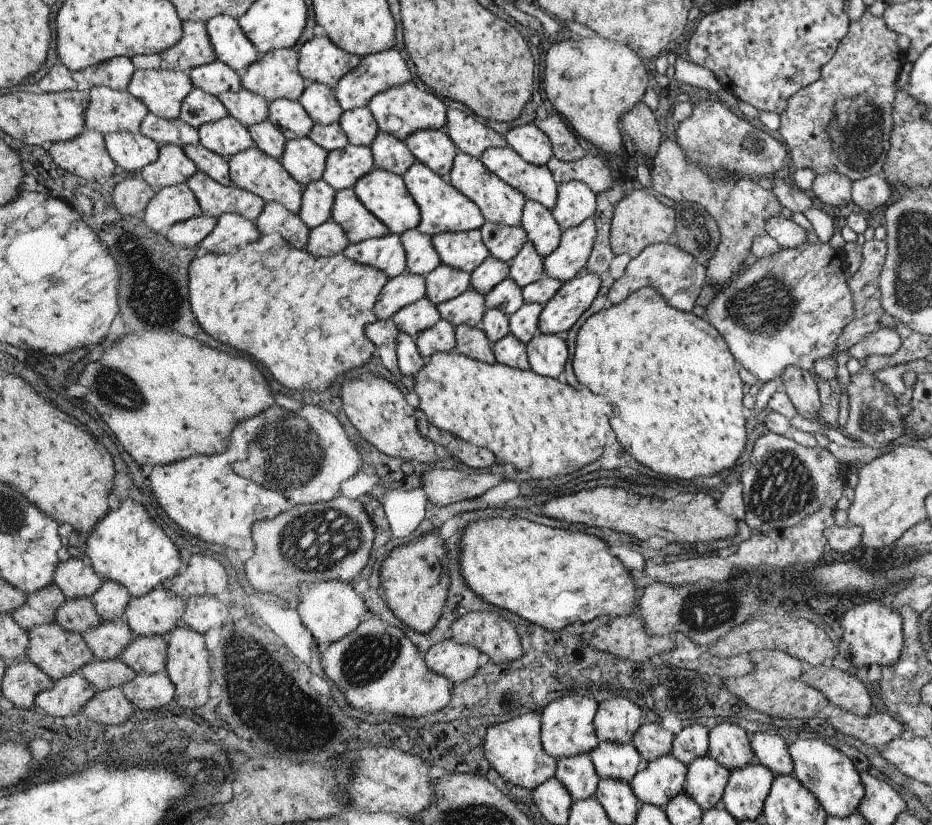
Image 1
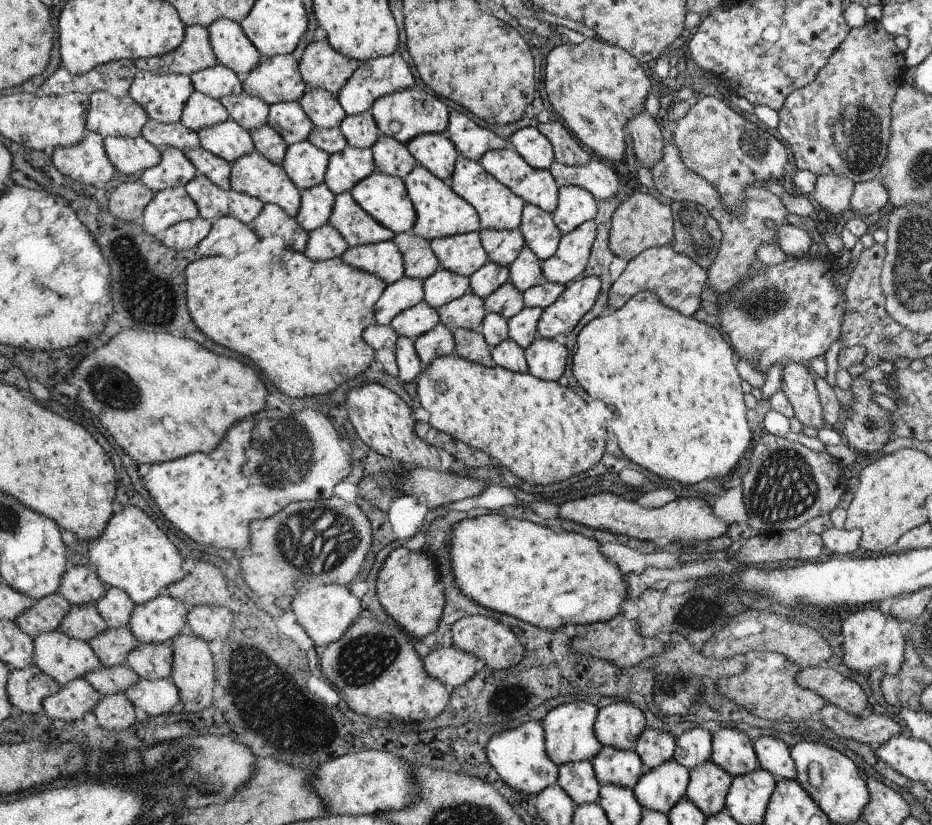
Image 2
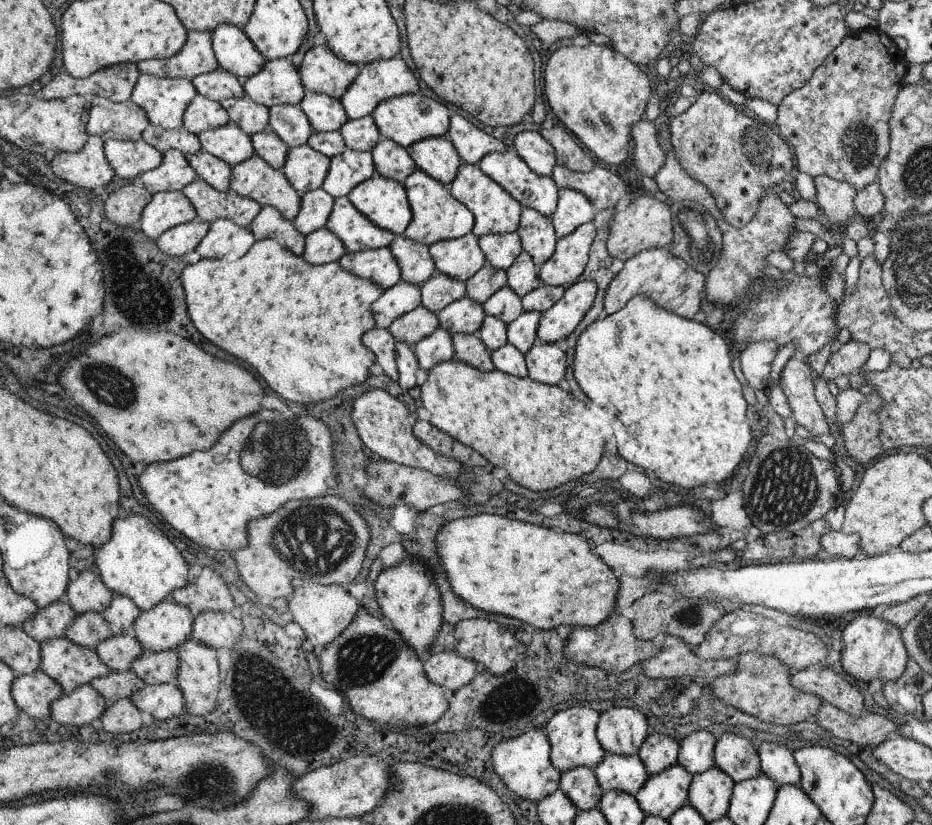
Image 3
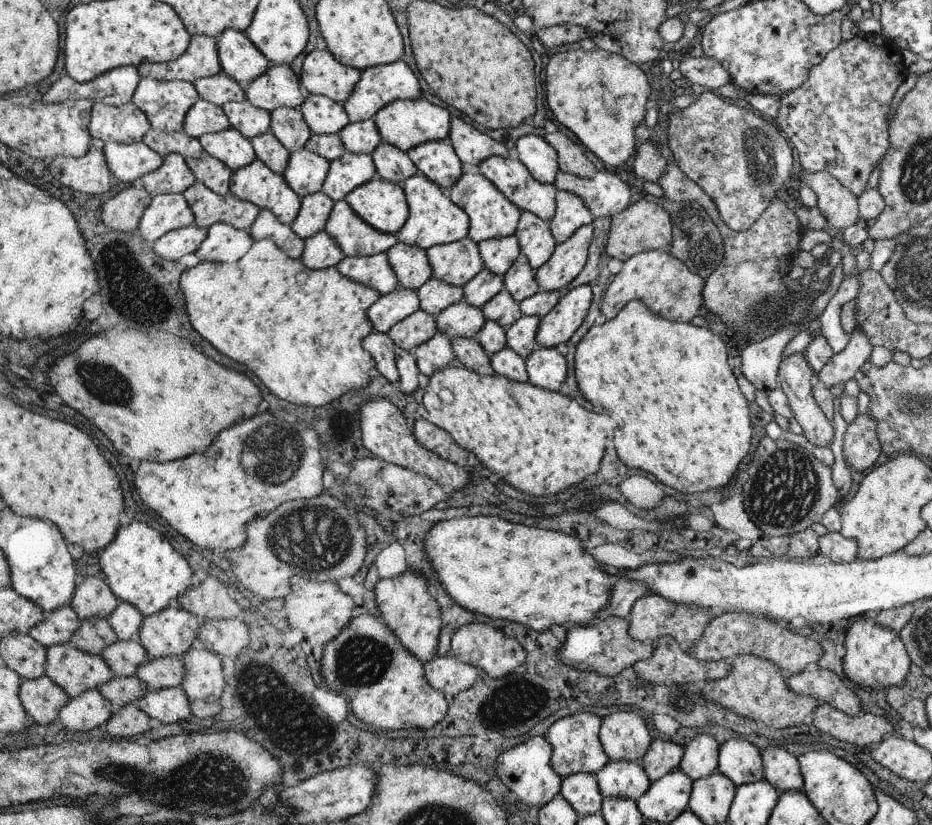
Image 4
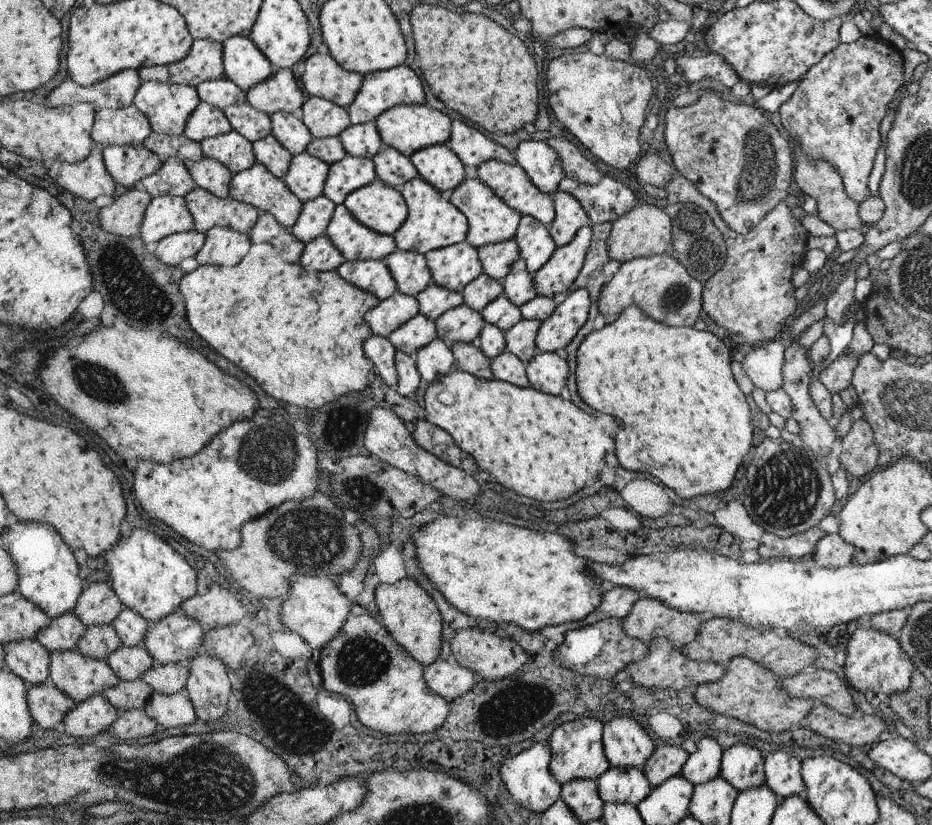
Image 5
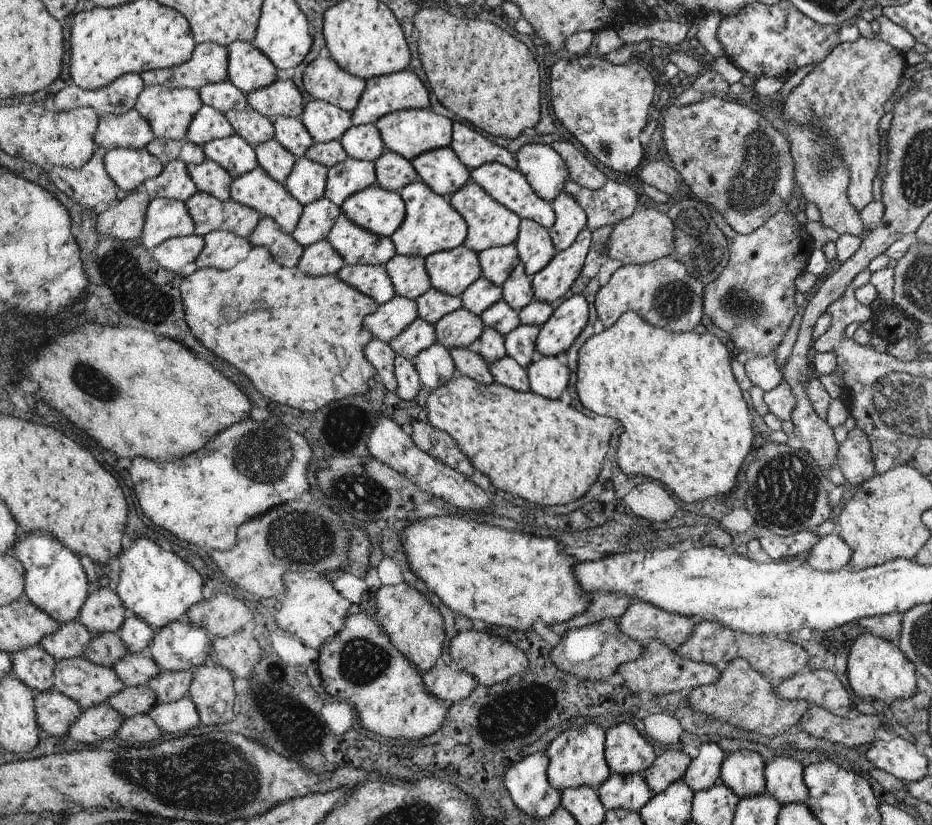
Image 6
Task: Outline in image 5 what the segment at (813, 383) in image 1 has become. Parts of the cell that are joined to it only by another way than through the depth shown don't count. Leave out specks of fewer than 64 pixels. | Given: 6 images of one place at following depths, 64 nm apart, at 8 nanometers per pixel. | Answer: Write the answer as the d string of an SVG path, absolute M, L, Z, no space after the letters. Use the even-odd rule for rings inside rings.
M795 340L791 342L791 346L785 350L785 360L783 360L783 368L781 368L781 376L783 376L783 384L781 384L781 390L789 396L791 400L791 420L795 420L799 424L799 438L803 440L805 448L809 448L811 452L815 452L817 456L827 456L829 450L831 450L831 444L833 440L837 438L835 436L835 428L831 426L831 422L827 422L823 418L823 414L819 412L819 408L815 406L815 402L811 400L811 362L807 358L807 350L805 348L799 348L795 344Z

